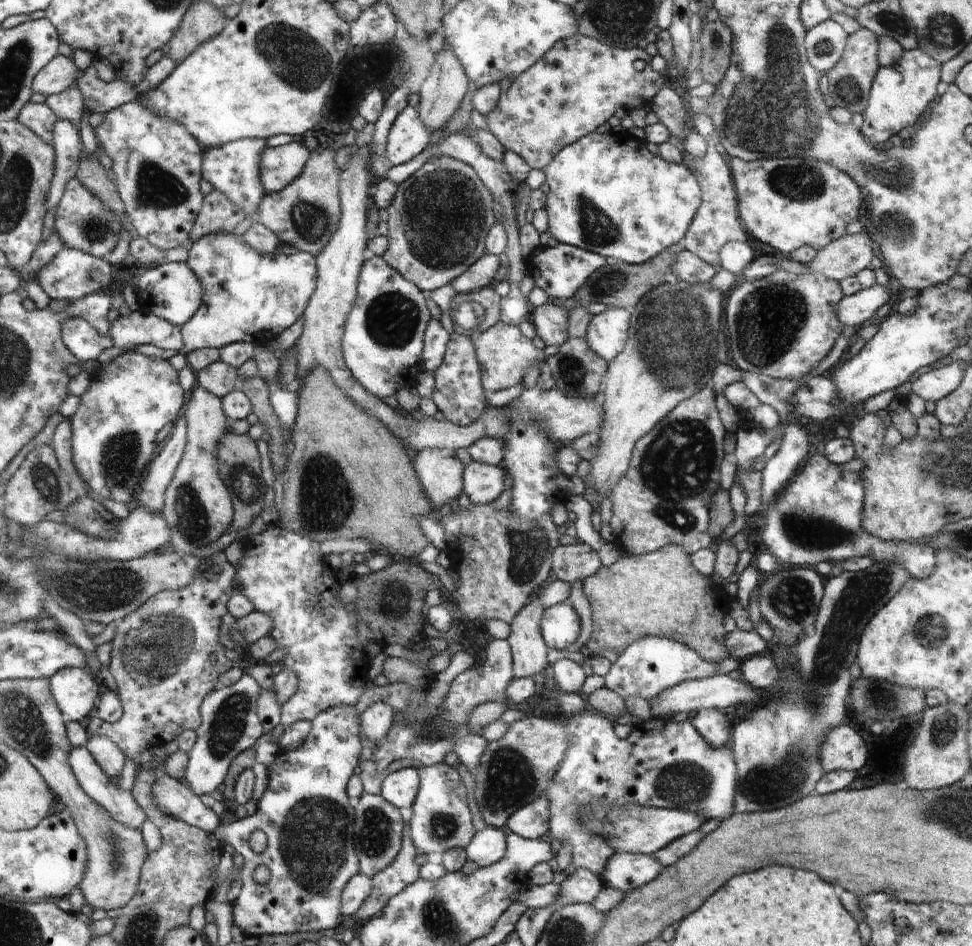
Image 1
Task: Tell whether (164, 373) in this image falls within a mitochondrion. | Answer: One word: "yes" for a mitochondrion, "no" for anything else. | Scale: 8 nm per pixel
no

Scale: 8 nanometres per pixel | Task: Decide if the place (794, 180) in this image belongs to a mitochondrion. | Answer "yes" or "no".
yes

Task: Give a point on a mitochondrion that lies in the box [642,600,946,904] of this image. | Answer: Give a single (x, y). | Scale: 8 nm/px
(685, 782)

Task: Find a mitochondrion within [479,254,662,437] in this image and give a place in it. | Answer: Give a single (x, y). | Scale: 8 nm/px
(571, 370)

